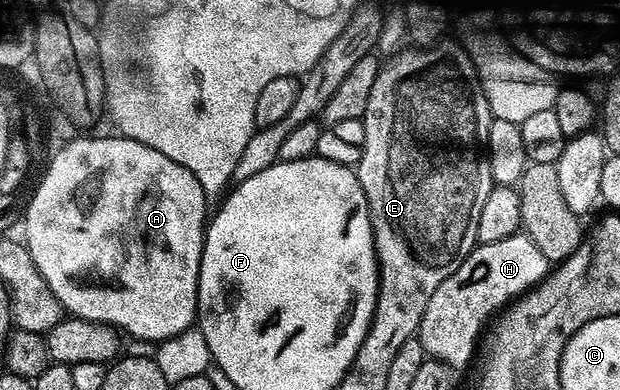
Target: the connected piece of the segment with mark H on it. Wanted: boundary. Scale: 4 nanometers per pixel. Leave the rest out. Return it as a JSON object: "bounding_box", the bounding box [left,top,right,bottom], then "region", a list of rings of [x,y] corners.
{"bounding_box":[418,233,551,369],"region":[[[525,233],[504,237],[504,241],[495,243],[479,243],[460,269],[456,269],[456,273],[432,293],[428,309],[424,309],[424,317],[418,326],[418,342],[431,360],[438,360],[451,369],[468,366],[474,359],[474,350],[479,350],[478,338],[482,330],[487,330],[496,313],[533,291],[546,279],[551,267],[544,253],[536,249]]]}

